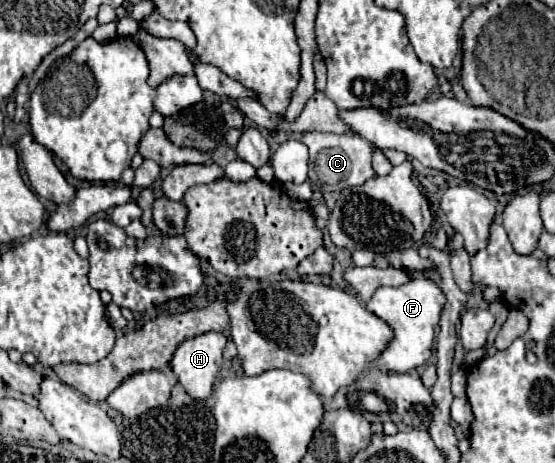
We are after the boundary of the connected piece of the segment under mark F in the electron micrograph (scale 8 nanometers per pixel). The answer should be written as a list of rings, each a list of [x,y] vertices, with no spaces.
[[[411,278],[407,284],[399,288],[377,288],[373,298],[367,302],[367,310],[379,316],[389,328],[395,332],[389,346],[377,356],[381,370],[387,372],[411,372],[423,366],[433,356],[435,342],[435,326],[441,316],[441,308],[445,304],[445,296],[439,286],[429,278]]]

